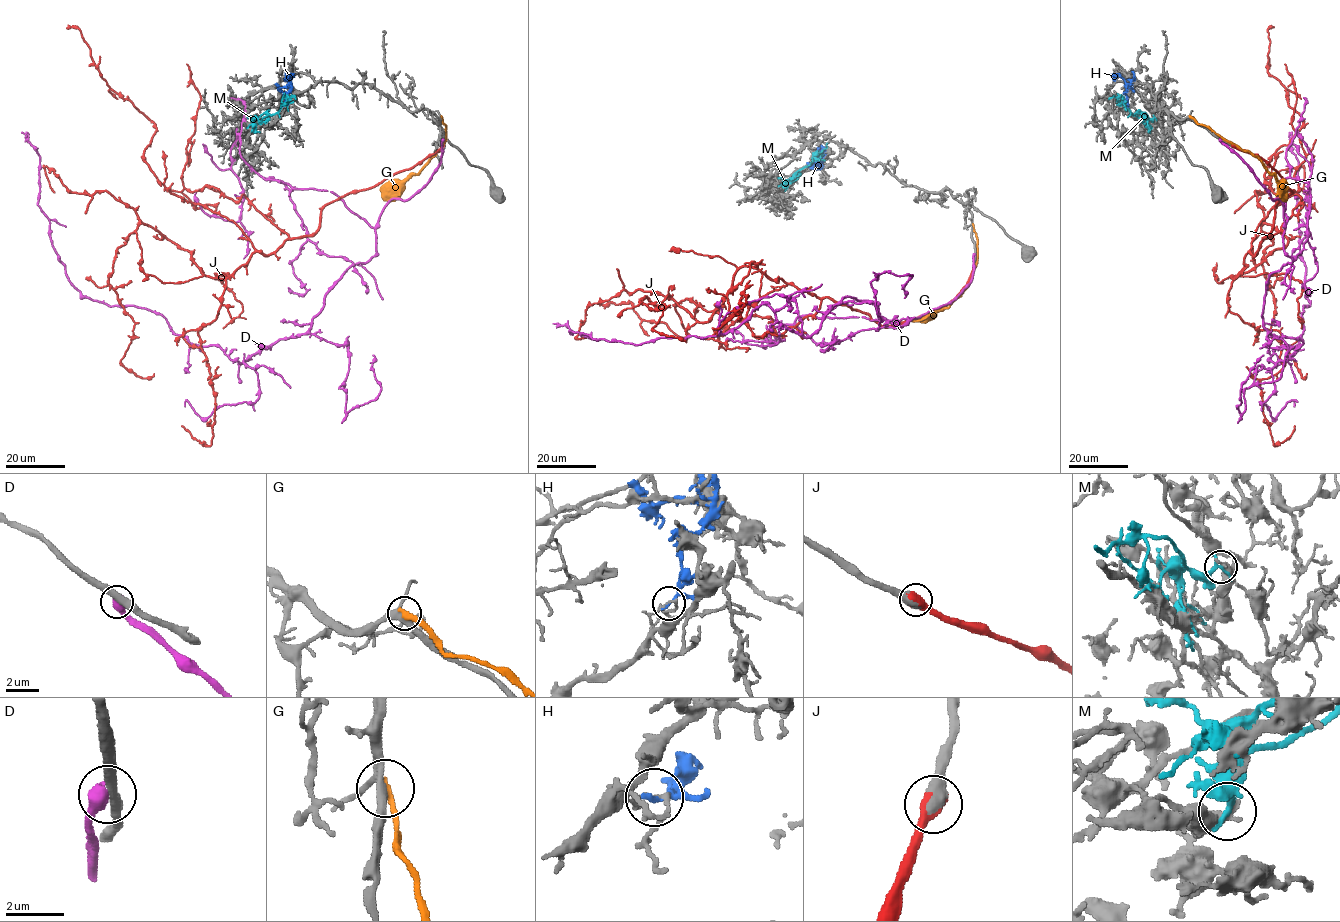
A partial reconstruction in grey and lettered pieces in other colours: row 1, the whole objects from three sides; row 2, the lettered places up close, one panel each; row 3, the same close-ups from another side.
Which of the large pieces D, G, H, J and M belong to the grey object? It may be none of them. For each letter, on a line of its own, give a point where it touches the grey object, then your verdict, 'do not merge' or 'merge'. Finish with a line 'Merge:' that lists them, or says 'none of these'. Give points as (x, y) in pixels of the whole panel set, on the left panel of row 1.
D: meets grey at (443, 140); do not merge
G: meets grey at (441, 116); do not merge
H: meets grey at (282, 105); do not merge
J: meets grey at (442, 146); merge
M: meets grey at (254, 117); do not merge
Merge: J

